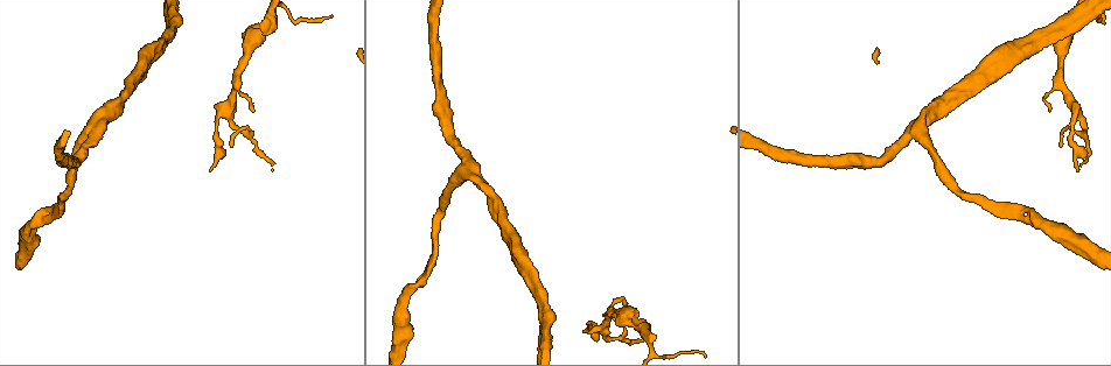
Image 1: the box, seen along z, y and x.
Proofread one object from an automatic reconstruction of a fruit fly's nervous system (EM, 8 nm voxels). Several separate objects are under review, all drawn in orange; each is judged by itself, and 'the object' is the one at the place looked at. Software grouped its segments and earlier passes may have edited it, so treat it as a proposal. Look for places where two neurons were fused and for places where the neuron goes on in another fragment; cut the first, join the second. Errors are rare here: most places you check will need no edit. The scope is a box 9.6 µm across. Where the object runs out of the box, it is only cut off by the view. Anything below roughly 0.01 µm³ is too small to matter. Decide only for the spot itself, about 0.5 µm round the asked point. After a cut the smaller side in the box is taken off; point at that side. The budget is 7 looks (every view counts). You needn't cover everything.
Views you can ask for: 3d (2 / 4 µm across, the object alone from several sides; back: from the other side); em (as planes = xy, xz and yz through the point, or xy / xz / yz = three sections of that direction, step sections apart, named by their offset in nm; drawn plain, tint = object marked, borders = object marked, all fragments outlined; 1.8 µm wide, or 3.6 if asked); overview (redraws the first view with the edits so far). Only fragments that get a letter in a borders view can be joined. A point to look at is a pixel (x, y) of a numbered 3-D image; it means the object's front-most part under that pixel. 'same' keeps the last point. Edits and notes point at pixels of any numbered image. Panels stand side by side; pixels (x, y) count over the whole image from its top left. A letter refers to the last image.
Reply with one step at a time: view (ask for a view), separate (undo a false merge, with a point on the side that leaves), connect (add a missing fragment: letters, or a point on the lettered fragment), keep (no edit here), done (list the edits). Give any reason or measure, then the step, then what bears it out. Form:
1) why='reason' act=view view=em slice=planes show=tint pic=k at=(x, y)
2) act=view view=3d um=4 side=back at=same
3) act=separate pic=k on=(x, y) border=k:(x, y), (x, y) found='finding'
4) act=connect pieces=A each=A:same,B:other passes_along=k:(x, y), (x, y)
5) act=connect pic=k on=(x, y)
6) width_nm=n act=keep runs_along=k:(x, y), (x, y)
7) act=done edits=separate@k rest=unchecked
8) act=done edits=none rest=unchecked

why='thin end' act=view view=em slice=planes show=borders pic=1 at=(1076, 172)

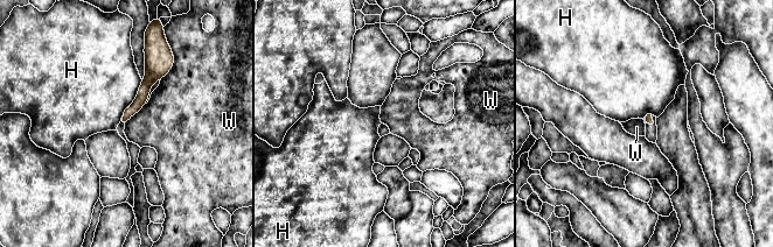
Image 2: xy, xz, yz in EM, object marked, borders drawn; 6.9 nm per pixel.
act=keep each=H:other,W:other runs_along=2:(162, 68), (126, 117) found='none of them fits'

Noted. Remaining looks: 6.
why='tapers out' act=view view=em slice=xz step=8 show=tint pic=1 at=(252, 109)

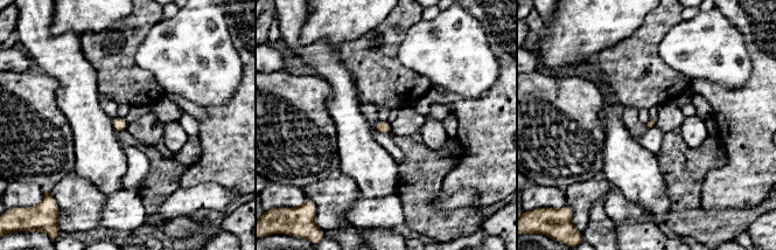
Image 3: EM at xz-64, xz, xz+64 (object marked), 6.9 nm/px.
act=view view=em slice=planes show=borders at=same

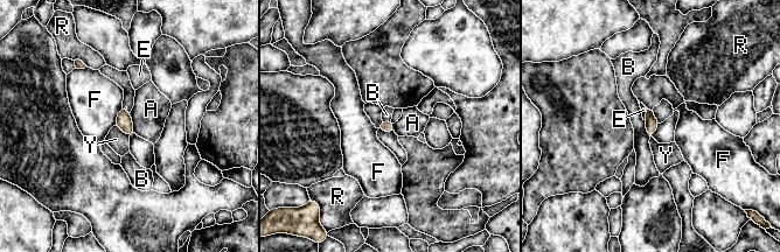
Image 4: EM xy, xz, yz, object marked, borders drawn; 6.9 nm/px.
act=keep each=A:other,B:other,E:other,F:other,R:other,Y:other border=4:(130, 112), (134, 132) found='no lettered fragment goes on from it'

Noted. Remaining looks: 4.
why='sharp bend' act=view view=em slice=planes show=borders pic=1 at=(915, 130)

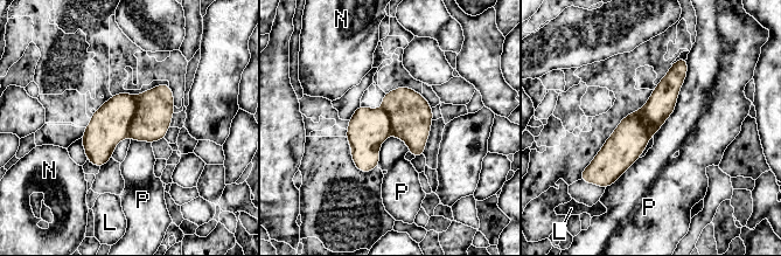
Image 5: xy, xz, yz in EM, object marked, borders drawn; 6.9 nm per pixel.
longest_contact=P:600nm act=keep each=L:other,N:other,P:other border=5:(688, 59), (675, 110), (653, 136) found='continuous, no second neuron'

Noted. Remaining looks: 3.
act=done edits=none rest=unchecked

